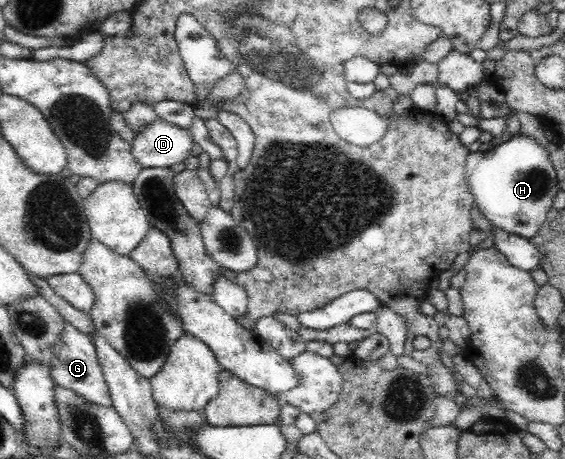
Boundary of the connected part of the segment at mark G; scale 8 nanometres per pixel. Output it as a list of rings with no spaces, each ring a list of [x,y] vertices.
[[[65,322],[63,339],[55,345],[55,358],[57,359],[53,361],[50,375],[56,386],[71,389],[71,392],[89,404],[103,407],[113,406],[111,391],[105,382],[105,374],[99,364],[94,344],[84,333],[79,332],[67,322]]]

